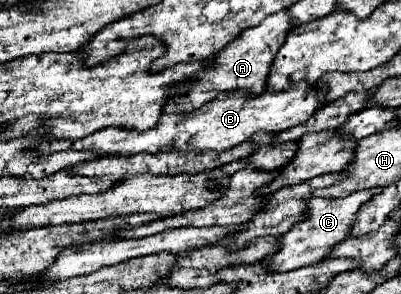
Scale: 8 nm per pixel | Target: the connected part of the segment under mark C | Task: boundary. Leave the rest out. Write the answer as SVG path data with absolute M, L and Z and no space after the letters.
M373 188L369 192L353 192L347 198L313 198L313 200L309 200L309 212L307 212L305 220L301 220L287 234L283 234L283 240L281 240L283 250L265 258L261 264L269 266L277 272L289 272L293 268L303 268L303 266L325 260L329 256L329 252L333 250L333 246L337 246L341 240L345 240L349 236L349 228L355 220L357 208L361 208L361 204L371 200L377 192L381 192L381 188Z

